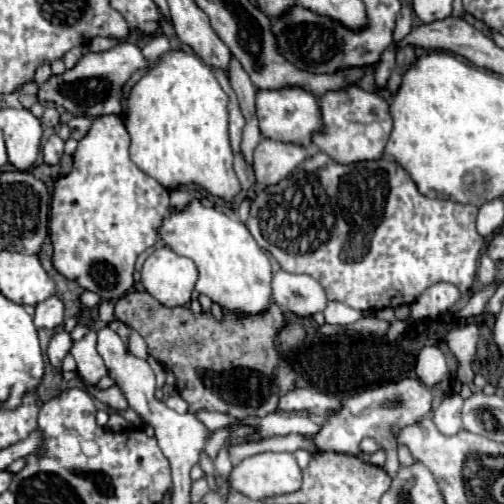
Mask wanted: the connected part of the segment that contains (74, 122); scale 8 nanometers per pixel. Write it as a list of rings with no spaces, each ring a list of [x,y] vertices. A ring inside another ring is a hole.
[[[75,116],[75,118],[69,120],[69,128],[71,128],[71,138],[79,140],[91,128],[91,118],[89,116]]]

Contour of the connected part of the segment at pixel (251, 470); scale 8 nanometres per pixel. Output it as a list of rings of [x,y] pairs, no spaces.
[[[263,452],[243,460],[239,466],[233,468],[229,478],[231,490],[241,492],[253,500],[265,500],[279,494],[291,494],[301,486],[301,468],[293,454],[277,454],[277,452]]]

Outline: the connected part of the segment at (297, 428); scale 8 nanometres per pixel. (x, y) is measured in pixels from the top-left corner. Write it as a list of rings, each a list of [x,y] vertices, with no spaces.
[[[267,414],[261,418],[259,422],[259,438],[271,438],[271,436],[285,436],[291,432],[297,434],[315,434],[315,430],[319,430],[319,422],[315,418],[307,418],[307,416],[299,416],[299,414]]]

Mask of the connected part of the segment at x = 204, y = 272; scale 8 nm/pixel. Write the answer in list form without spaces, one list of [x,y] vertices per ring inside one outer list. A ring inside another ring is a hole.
[[[191,200],[185,210],[173,212],[159,228],[161,240],[179,256],[195,262],[199,280],[195,290],[209,296],[215,304],[231,314],[261,314],[271,306],[271,264],[243,222],[231,220],[215,208],[205,208],[199,200]]]

